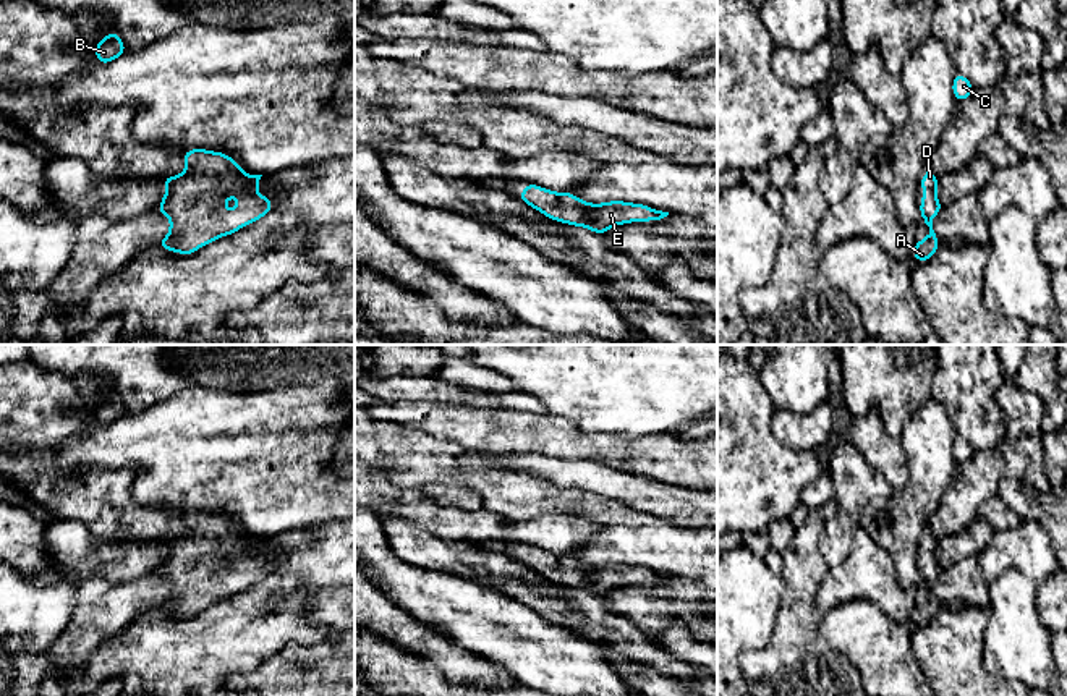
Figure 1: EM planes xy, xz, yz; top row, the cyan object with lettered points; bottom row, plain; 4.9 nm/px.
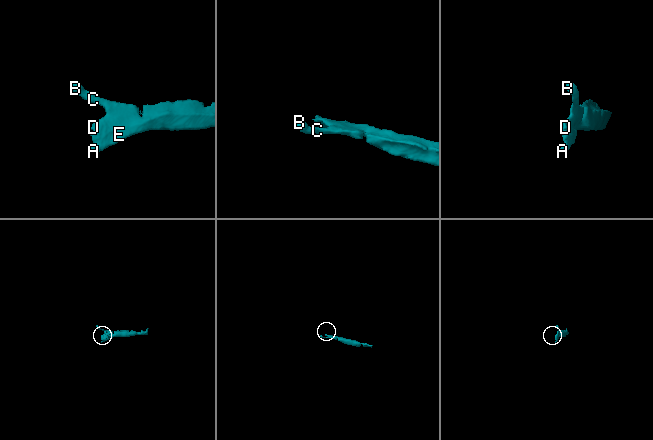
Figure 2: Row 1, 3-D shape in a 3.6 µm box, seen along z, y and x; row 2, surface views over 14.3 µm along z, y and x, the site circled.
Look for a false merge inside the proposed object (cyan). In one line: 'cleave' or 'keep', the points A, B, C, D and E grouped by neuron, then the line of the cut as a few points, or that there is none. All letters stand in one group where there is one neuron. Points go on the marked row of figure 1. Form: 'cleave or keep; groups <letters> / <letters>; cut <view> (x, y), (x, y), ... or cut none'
keep; groups A B C D E; cut none

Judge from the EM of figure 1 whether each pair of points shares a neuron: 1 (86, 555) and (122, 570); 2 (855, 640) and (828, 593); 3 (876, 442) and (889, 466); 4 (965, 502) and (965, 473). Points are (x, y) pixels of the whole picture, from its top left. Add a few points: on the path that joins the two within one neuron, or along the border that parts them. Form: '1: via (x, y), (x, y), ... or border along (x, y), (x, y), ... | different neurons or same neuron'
1: via (94, 559), (114, 562) | same neuron
2: border along (873, 602), (865, 599), (842, 601), (818, 623) | different neurons
3: via (879, 449), (889, 460) | same neuron
4: via (965, 496), (965, 479) | same neuron

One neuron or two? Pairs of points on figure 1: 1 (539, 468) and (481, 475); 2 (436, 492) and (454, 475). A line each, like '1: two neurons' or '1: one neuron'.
1: two neurons
2: two neurons

